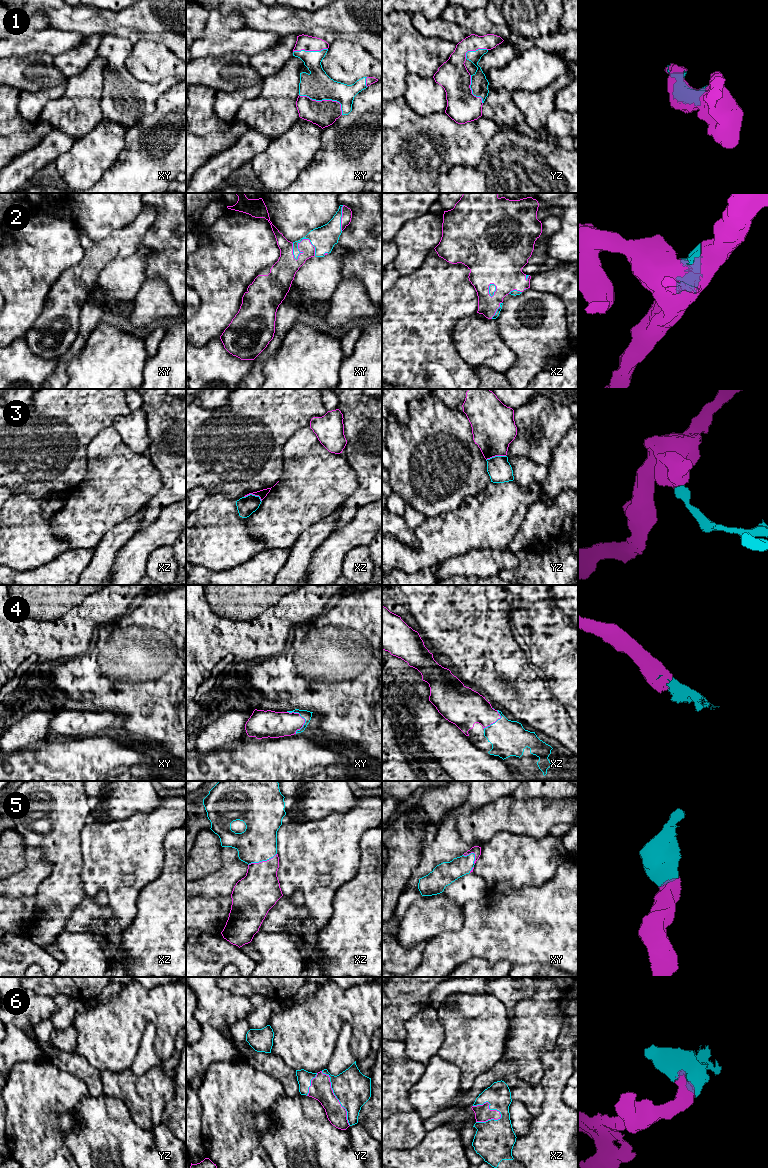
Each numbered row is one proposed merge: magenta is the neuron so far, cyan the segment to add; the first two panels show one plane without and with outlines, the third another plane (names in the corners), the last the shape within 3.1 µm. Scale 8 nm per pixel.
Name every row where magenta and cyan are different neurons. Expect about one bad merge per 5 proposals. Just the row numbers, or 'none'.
3

